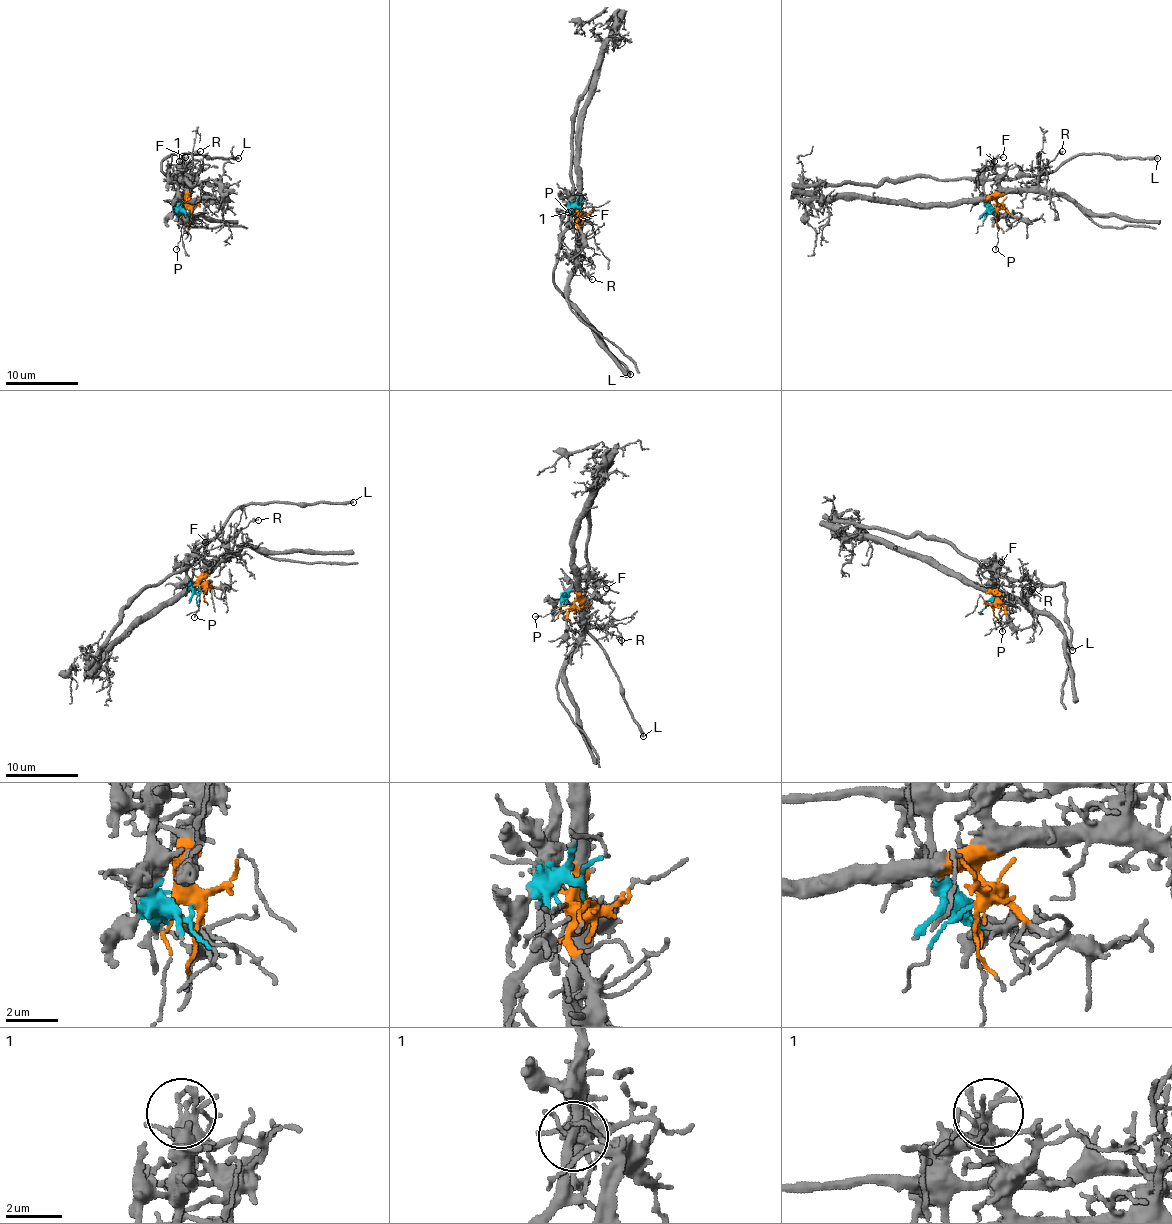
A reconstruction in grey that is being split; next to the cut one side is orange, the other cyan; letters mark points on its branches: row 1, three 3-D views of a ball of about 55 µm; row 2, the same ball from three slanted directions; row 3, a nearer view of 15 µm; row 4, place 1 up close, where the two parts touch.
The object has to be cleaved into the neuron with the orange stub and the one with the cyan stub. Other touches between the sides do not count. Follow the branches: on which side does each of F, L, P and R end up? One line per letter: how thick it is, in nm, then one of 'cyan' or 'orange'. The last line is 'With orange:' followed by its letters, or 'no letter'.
F: calibre 140 nm; cyan
L: calibre 320 nm; cyan
P: calibre 100 nm; orange
R: calibre 140 nm; orange
With orange: P, R

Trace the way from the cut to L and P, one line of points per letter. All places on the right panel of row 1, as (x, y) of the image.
L: (996, 210), (990, 212), (985, 204), (983, 184), (987, 181), (1010, 181), (1058, 170), (1078, 155), (1157, 159)
P: (996, 210), (996, 250)

